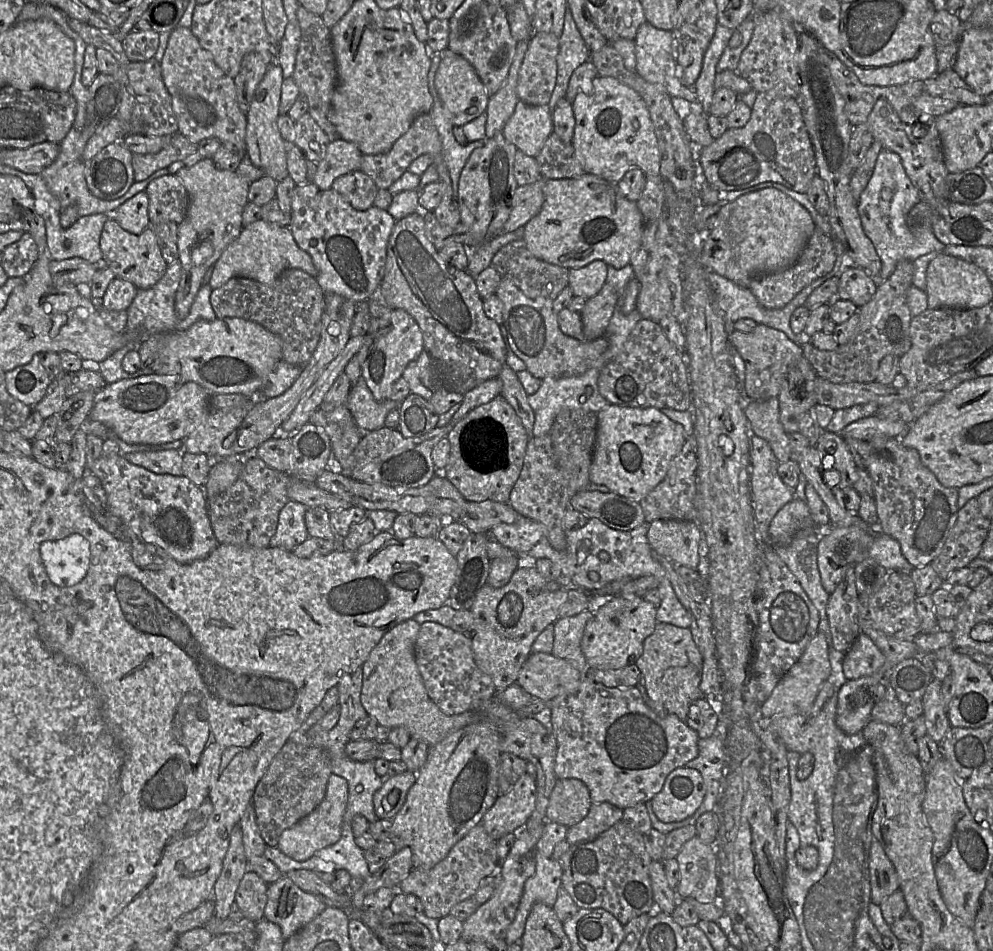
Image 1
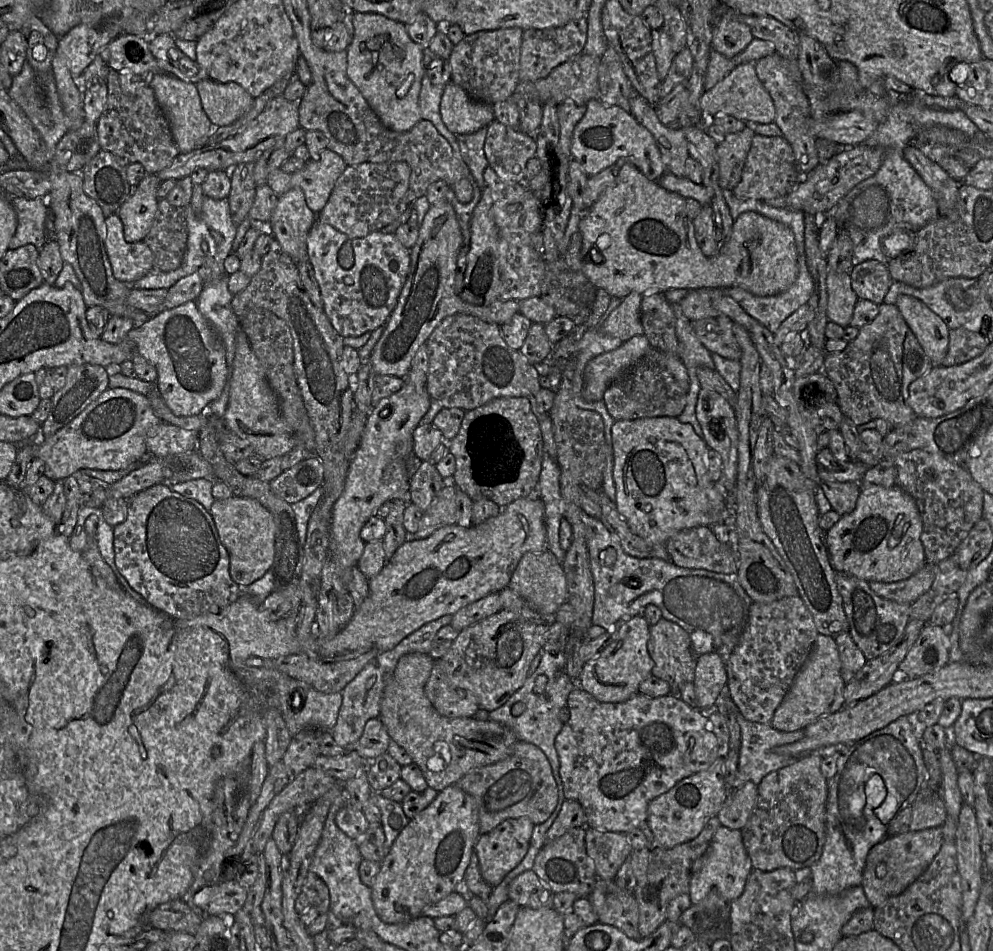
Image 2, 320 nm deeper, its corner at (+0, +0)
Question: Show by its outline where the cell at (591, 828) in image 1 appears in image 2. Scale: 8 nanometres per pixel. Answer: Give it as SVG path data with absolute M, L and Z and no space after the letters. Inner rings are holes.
M585 829L586 852L595 865L598 879L615 880L621 865L633 852L626 834Z

